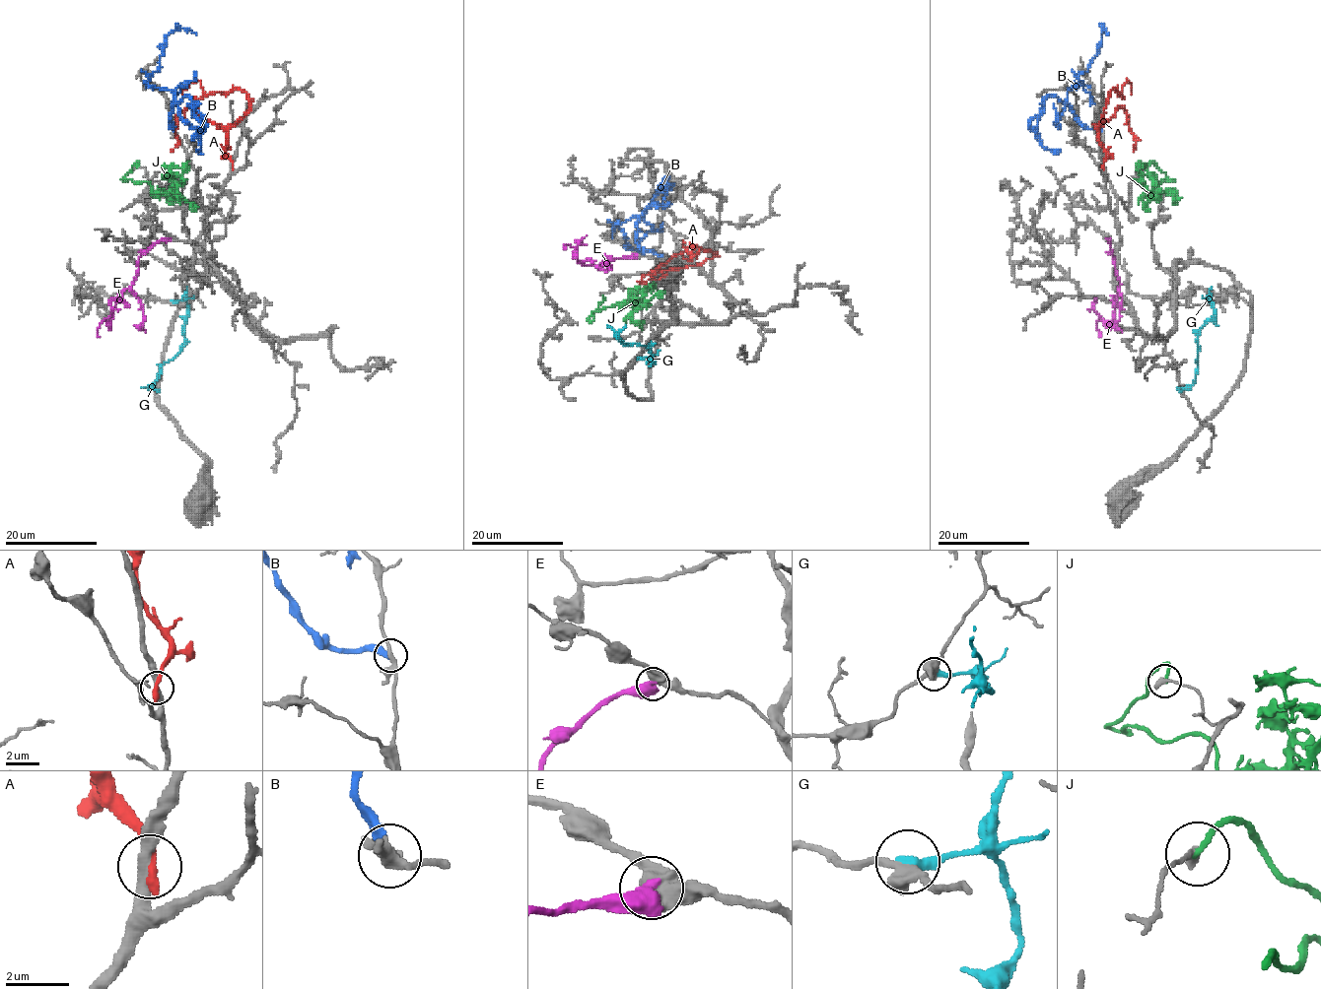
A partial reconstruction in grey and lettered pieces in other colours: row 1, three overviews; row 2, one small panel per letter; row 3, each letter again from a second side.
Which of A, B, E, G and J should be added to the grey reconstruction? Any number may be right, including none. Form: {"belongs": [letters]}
{"belongs": []}

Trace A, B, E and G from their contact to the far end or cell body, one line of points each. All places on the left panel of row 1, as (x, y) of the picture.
A: (232, 165), (226, 131), (247, 109), (246, 95), (240, 89), (207, 95), (198, 81), (190, 83), (182, 94)
B: (173, 129), (169, 128), (173, 94), (148, 86), (149, 76), (159, 69), (172, 32), (187, 29), (195, 35)
E: (169, 237), (156, 241), (139, 258), (138, 273), (118, 296), (110, 321), (111, 301), (120, 298)
G: (173, 300), (183, 299), (188, 308), (182, 329), (183, 344), (162, 364), (161, 372), (152, 385), (140, 386)

